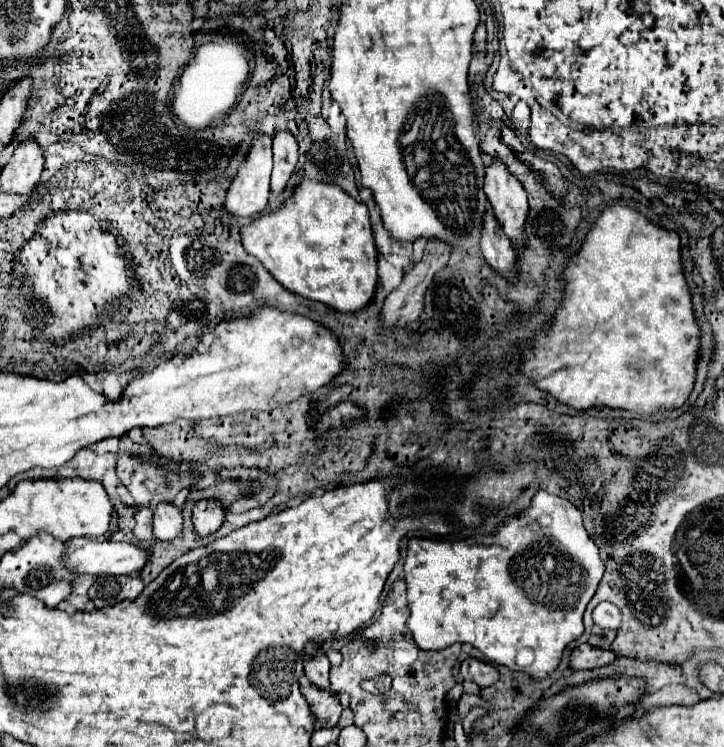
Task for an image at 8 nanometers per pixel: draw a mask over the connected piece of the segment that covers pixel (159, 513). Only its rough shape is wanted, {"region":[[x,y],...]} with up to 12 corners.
{"region":[[171,503],[155,509],[153,535],[171,543],[179,537],[183,519]]}

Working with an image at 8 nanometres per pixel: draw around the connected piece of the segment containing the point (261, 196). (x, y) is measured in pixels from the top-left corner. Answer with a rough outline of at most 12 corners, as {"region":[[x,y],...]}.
{"region":[[255,135],[225,209],[259,215],[269,199],[271,139]]}

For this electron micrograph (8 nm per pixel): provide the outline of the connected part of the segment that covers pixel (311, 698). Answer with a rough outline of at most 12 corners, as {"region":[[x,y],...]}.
{"region":[[309,685],[301,693],[317,717],[315,729],[337,725],[341,707],[333,691]]}

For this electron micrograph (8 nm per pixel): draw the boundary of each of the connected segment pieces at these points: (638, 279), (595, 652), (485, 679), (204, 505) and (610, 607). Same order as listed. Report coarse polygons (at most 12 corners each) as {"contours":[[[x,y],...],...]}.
{"contours":[[[620,204],[521,371],[561,403],[685,403],[679,237]],[[591,645],[571,651],[571,669],[609,665],[615,655]],[[475,657],[461,663],[459,673],[465,681],[489,687],[499,679],[493,665]],[[201,499],[193,507],[199,537],[213,535],[225,519],[217,499]],[[599,603],[593,621],[603,629],[621,625],[621,611],[613,603]]]}

